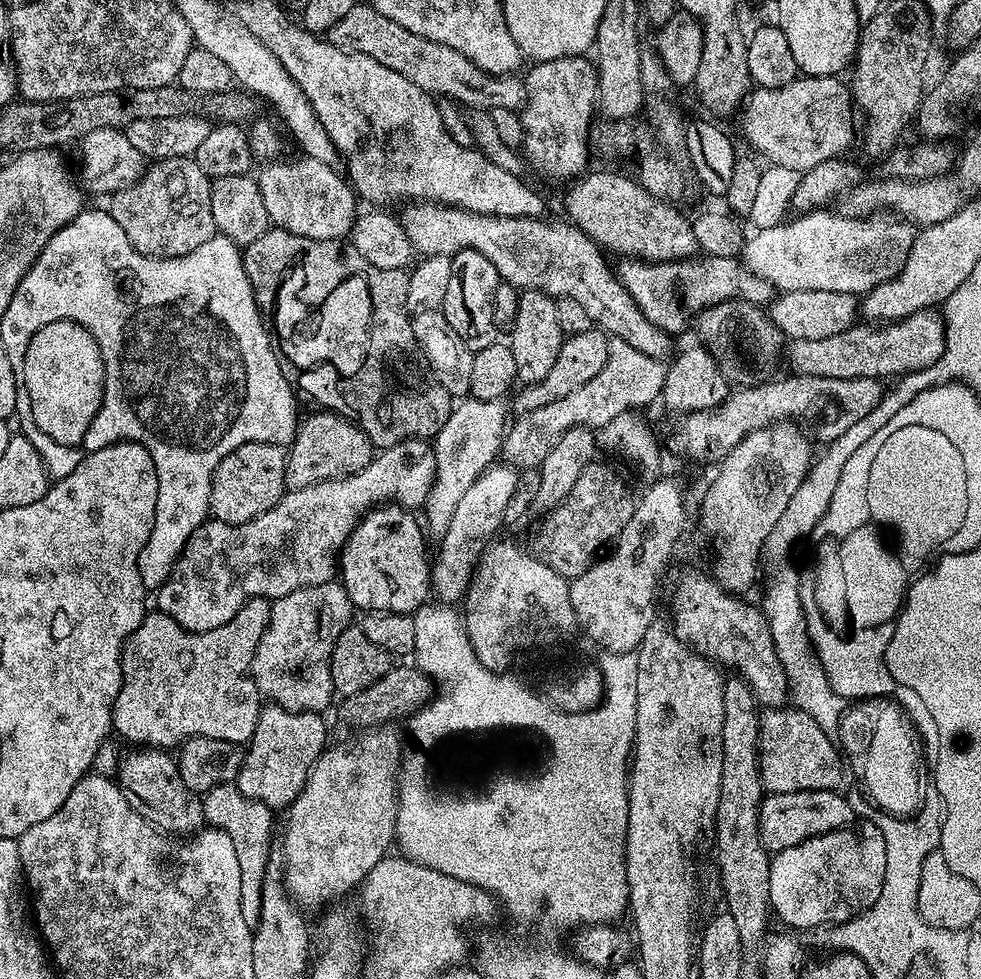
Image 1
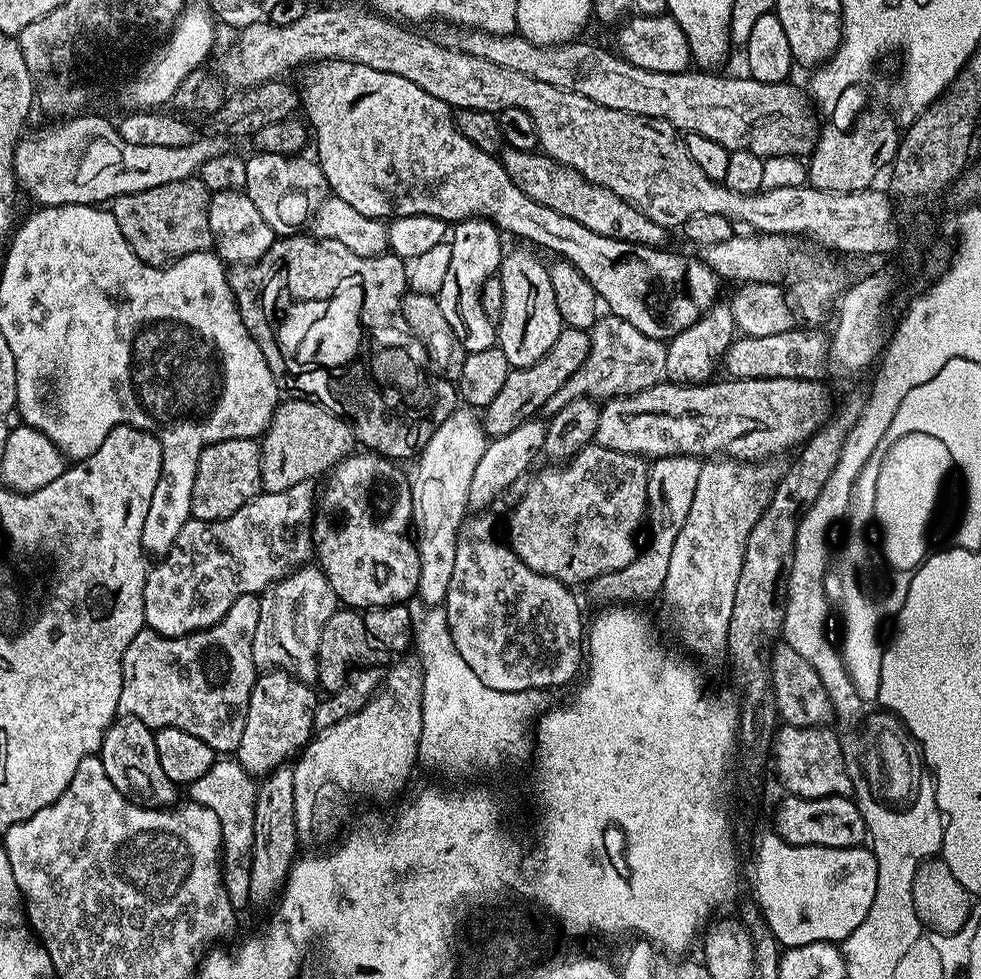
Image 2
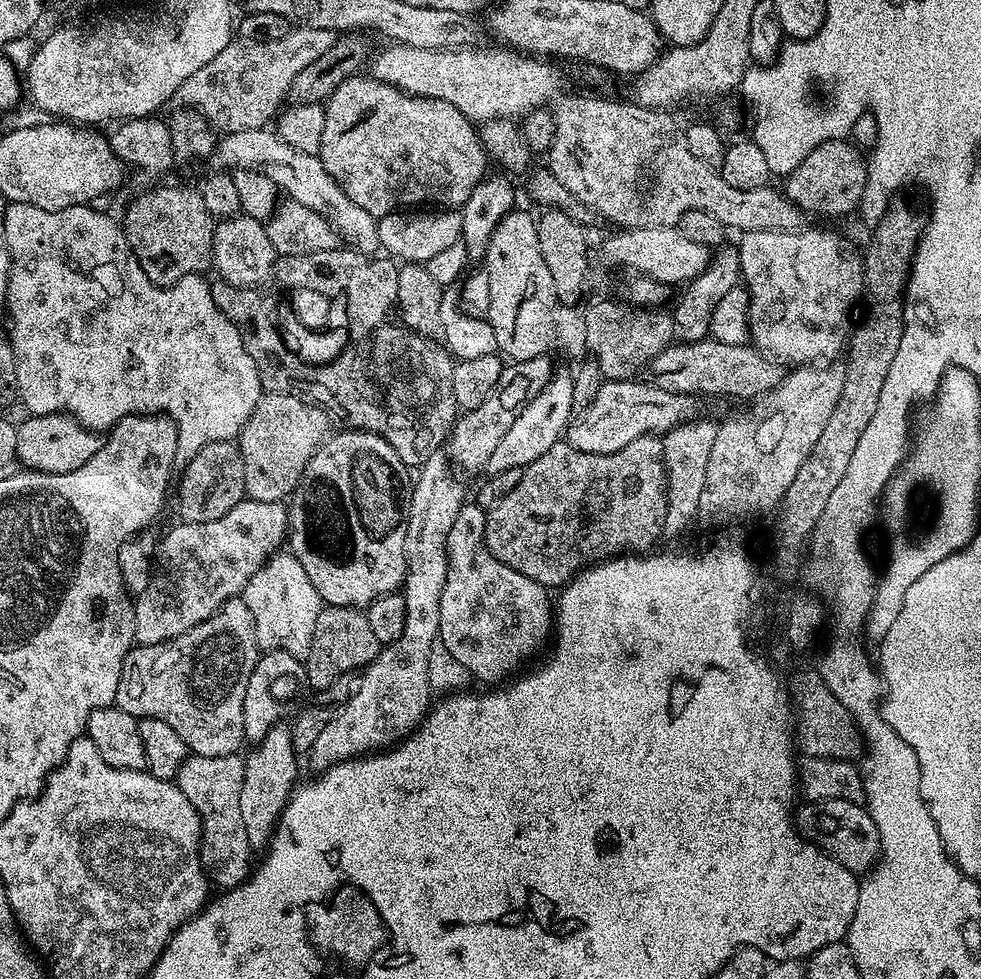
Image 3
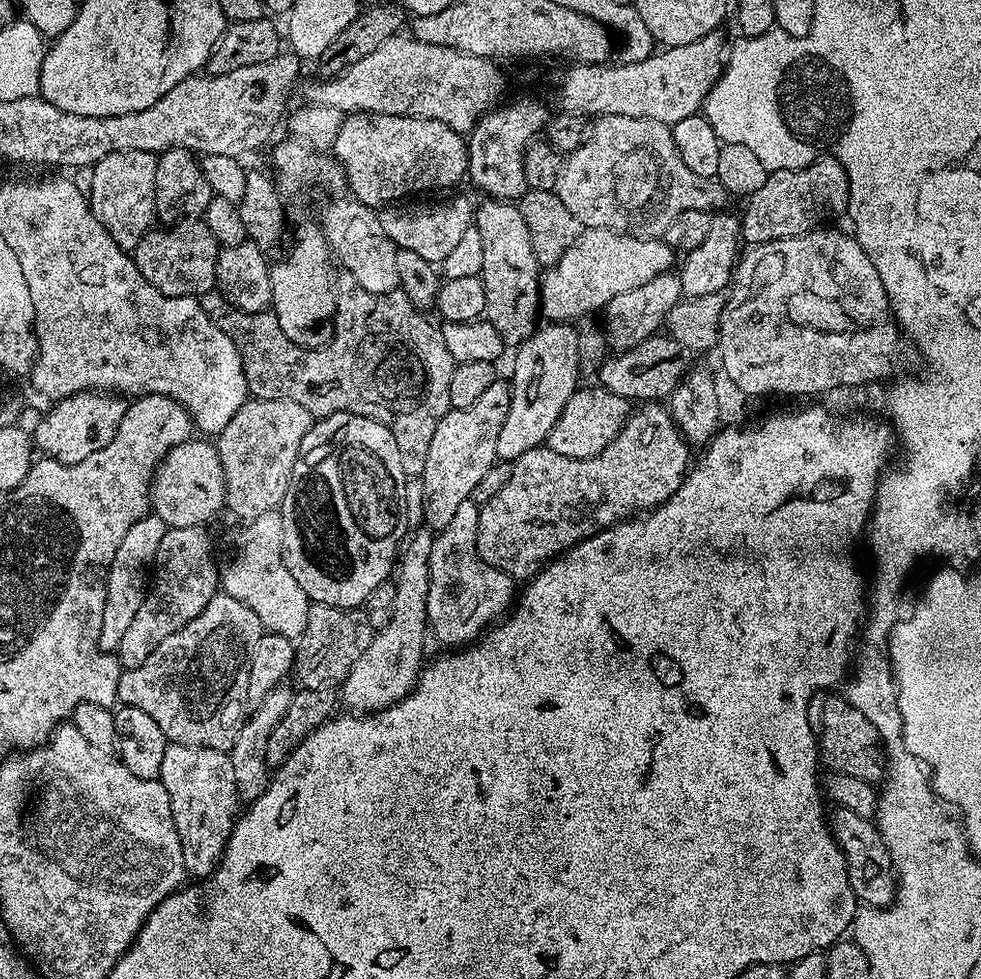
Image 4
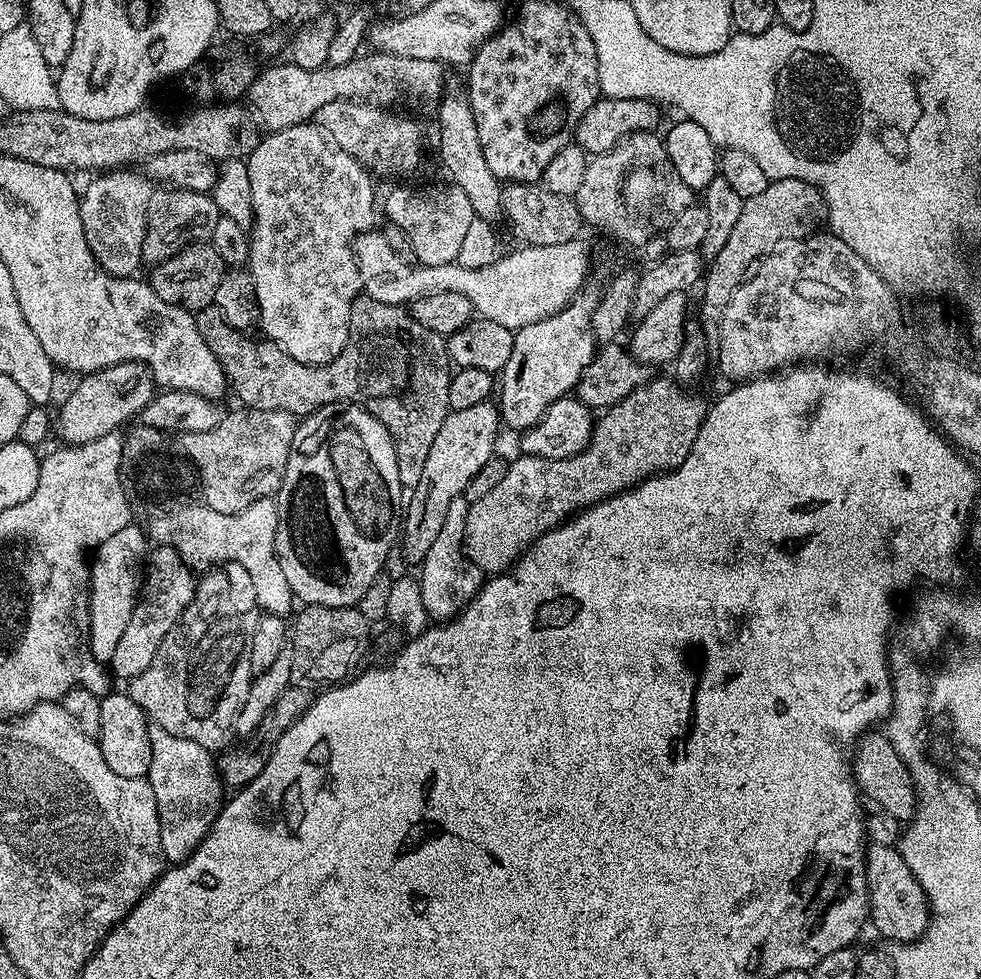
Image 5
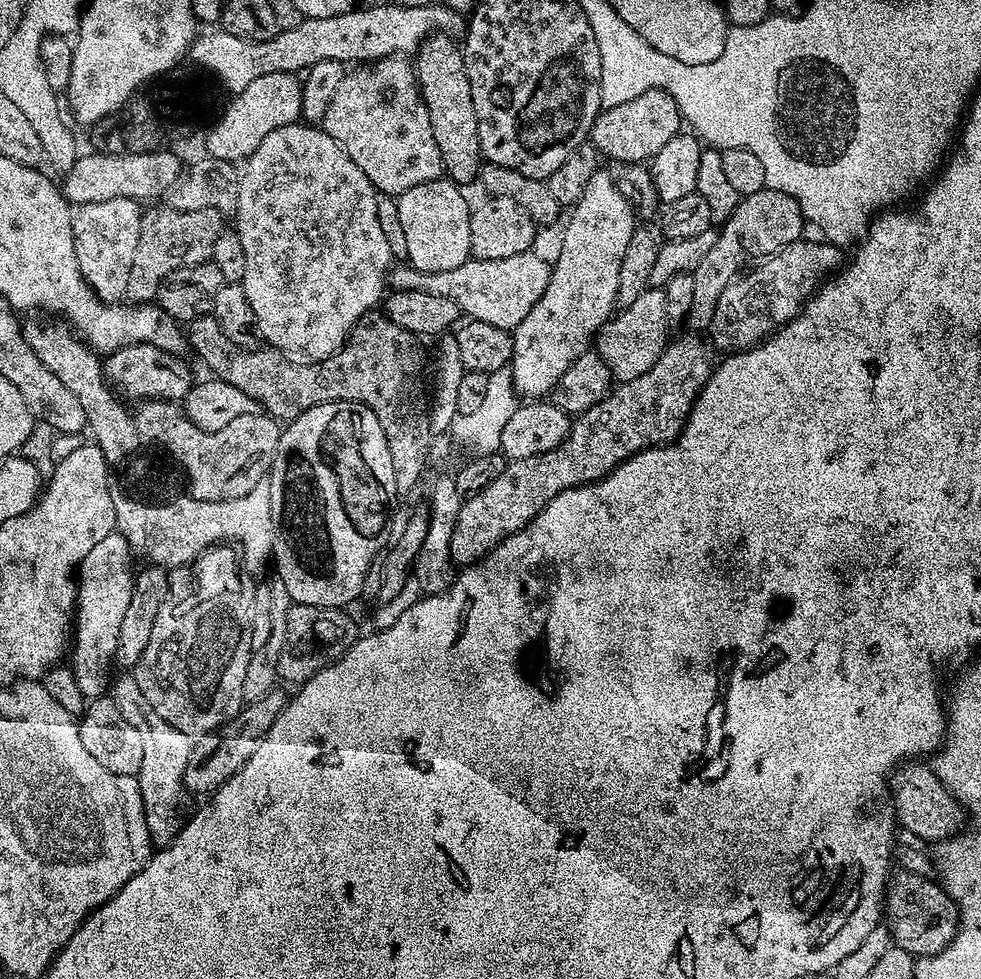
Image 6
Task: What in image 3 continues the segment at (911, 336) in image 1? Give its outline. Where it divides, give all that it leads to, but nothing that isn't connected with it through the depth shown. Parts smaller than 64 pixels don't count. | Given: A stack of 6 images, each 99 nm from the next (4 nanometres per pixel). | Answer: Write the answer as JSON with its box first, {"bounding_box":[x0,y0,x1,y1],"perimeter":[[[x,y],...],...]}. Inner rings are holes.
{"bounding_box":[646,338,786,400],"perimeter":[[[711,338],[693,340],[691,342],[673,342],[668,345],[662,354],[658,354],[648,364],[646,369],[650,377],[650,383],[654,388],[661,388],[667,392],[677,392],[687,396],[703,398],[703,396],[733,396],[736,400],[748,400],[758,398],[764,392],[774,390],[780,385],[780,381],[786,375],[786,368],[779,360],[773,360],[771,356],[765,356],[759,348],[751,343],[727,344]]]}

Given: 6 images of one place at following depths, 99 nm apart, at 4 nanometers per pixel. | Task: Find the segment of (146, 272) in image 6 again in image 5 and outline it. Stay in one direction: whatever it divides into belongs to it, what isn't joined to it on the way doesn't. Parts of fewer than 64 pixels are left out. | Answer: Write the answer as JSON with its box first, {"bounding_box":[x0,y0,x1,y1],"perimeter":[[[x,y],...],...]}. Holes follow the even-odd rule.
{"bounding_box":[141,187,220,266],"perimeter":[[[173,187],[153,191],[148,207],[146,238],[142,242],[141,261],[145,265],[155,266],[166,262],[166,258],[178,254],[189,244],[211,241],[214,226],[218,226],[220,215],[218,206],[212,201],[209,193],[191,192],[185,188]]]}

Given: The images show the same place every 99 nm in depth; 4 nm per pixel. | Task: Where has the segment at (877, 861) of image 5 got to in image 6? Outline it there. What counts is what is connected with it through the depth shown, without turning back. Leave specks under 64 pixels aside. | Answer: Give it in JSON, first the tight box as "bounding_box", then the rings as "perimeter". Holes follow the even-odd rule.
{"bounding_box":[882,870,960,958],"perimeter":[[[903,870],[897,871],[897,873],[897,876],[895,873],[889,879],[882,905],[883,911],[886,913],[886,927],[892,936],[892,943],[895,947],[906,950],[913,958],[936,956],[952,941],[956,929],[960,927],[960,910],[950,898],[950,894],[935,879]]]}

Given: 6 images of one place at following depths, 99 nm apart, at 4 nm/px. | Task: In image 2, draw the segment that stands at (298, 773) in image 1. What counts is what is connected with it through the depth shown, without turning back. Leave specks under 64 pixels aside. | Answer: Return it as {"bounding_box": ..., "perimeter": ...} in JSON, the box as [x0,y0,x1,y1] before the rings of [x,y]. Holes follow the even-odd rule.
{"bounding_box":[234,670,318,778],"perimeter":[[[264,670],[257,675],[256,685],[250,690],[242,739],[234,753],[234,759],[253,778],[263,778],[274,769],[285,767],[293,757],[304,751],[314,735],[312,719],[318,703],[315,691],[315,687],[283,670]]]}

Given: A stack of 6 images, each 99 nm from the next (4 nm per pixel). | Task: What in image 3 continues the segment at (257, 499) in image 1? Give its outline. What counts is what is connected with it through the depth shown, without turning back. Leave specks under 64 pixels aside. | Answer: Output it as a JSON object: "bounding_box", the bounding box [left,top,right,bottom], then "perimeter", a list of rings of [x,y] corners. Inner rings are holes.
{"bounding_box":[176,440,245,523],"perimeter":[[[219,440],[210,442],[194,454],[194,458],[189,464],[183,465],[184,477],[180,480],[180,485],[176,488],[176,508],[180,511],[179,519],[186,523],[213,522],[222,518],[224,514],[230,513],[234,506],[245,499],[243,480],[243,456],[239,447],[231,440]]]}

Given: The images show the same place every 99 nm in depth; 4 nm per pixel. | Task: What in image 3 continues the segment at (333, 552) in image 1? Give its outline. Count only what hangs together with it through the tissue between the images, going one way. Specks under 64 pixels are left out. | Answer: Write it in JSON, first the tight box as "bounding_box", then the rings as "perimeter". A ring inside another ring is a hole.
{"bounding_box":[135,500,288,645],"perimeter":[[[241,500],[230,513],[213,522],[186,523],[181,521],[158,544],[156,561],[148,585],[135,597],[135,643],[156,645],[188,632],[209,620],[228,600],[239,597],[250,578],[283,547],[288,536],[287,505],[281,502]]]}

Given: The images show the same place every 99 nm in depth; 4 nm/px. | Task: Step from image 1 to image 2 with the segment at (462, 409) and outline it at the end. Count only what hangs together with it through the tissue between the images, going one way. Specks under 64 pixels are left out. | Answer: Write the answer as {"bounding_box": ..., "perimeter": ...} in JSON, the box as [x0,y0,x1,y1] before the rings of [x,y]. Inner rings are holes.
{"bounding_box":[410,410,490,606],"perimeter":[[[457,410],[450,414],[450,418],[446,418],[446,422],[442,422],[442,426],[438,426],[438,430],[434,430],[434,434],[430,438],[430,442],[426,442],[426,446],[420,450],[420,455],[415,461],[416,473],[413,471],[410,476],[410,483],[412,486],[412,527],[411,531],[414,533],[414,543],[418,550],[418,586],[416,587],[419,599],[424,599],[423,602],[428,606],[443,605],[446,598],[446,590],[450,586],[450,578],[454,575],[454,554],[456,553],[456,543],[458,542],[458,530],[461,524],[464,523],[466,517],[469,515],[470,509],[468,507],[468,495],[470,494],[470,481],[474,479],[474,469],[477,468],[482,454],[486,450],[490,437],[484,431],[484,425],[481,417],[472,410]]]}

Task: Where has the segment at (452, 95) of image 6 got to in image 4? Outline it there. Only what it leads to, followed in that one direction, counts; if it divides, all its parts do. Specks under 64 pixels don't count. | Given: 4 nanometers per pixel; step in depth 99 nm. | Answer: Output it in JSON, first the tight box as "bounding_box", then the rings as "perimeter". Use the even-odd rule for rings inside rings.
{"bounding_box":[474,198,542,346],"perimeter":[[[491,198],[477,203],[474,208],[474,226],[482,237],[482,270],[480,276],[486,286],[486,319],[502,334],[505,345],[519,346],[528,340],[538,327],[536,315],[542,312],[540,281],[542,265],[534,254],[526,218],[522,218],[515,203]]]}

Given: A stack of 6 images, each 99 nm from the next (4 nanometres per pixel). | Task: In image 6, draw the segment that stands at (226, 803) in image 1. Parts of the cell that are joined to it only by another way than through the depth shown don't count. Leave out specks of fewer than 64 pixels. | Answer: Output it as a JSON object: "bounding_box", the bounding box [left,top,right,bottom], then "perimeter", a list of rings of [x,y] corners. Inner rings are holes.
{"bounding_box":[110,675,194,846],"perimeter":[[[120,675],[122,676],[115,677],[111,685],[110,695],[122,718],[126,718],[126,722],[130,722],[130,726],[134,726],[134,730],[138,730],[142,738],[142,766],[135,777],[142,794],[146,830],[153,845],[166,846],[182,831],[186,823],[184,771],[186,762],[190,762],[194,740],[182,730],[174,730],[174,726],[170,726],[162,718],[158,718],[158,714],[154,714],[154,706],[150,706],[142,690],[138,690],[135,675]]]}

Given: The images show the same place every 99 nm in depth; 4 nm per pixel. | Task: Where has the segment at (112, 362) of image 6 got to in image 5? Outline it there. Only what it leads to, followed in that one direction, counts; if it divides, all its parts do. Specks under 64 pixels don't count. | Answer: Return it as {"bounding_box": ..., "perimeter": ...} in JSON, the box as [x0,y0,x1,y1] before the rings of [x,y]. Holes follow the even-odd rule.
{"bounding_box":[54,362,158,445],"perimeter":[[[118,362],[108,364],[102,370],[81,375],[76,389],[60,404],[60,413],[54,416],[54,432],[60,435],[65,445],[94,442],[106,434],[123,429],[123,424],[131,416],[139,417],[145,406],[152,401],[158,391],[156,379],[145,364]]]}

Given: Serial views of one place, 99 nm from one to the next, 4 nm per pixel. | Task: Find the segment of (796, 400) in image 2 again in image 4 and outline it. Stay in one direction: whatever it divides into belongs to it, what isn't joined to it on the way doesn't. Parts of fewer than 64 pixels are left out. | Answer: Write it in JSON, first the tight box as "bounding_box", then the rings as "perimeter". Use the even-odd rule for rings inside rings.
{"bounding_box":[546,386,630,460],"perimeter":[[[602,386],[596,388],[577,387],[576,393],[566,402],[558,422],[550,430],[546,447],[554,450],[554,454],[564,456],[567,460],[585,460],[597,456],[622,430],[630,415],[630,401],[606,390]]]}

